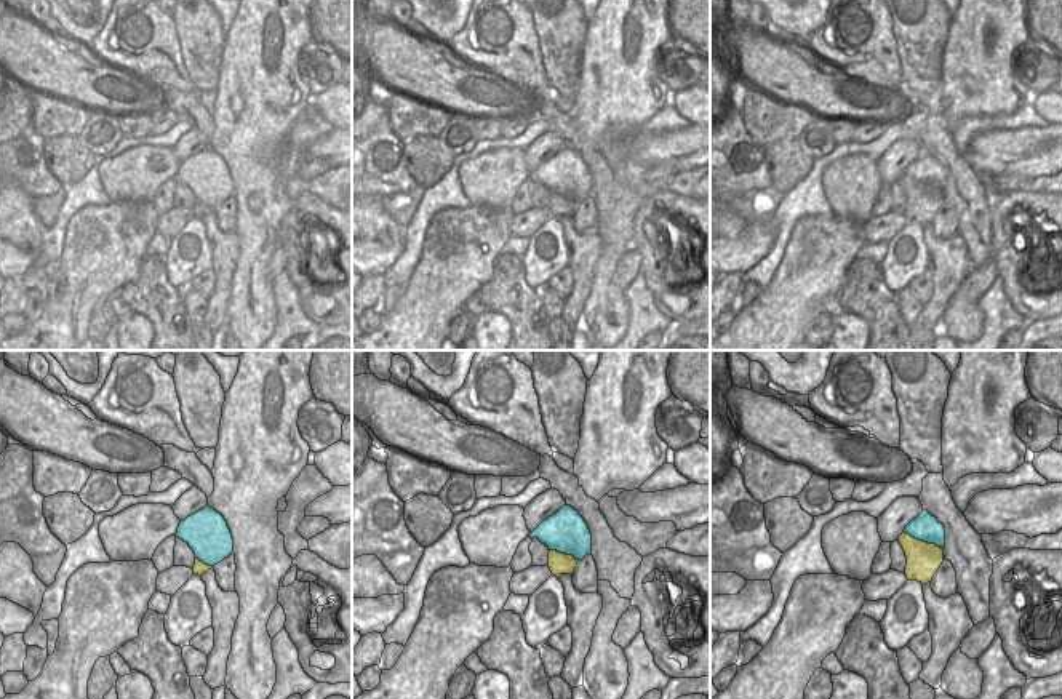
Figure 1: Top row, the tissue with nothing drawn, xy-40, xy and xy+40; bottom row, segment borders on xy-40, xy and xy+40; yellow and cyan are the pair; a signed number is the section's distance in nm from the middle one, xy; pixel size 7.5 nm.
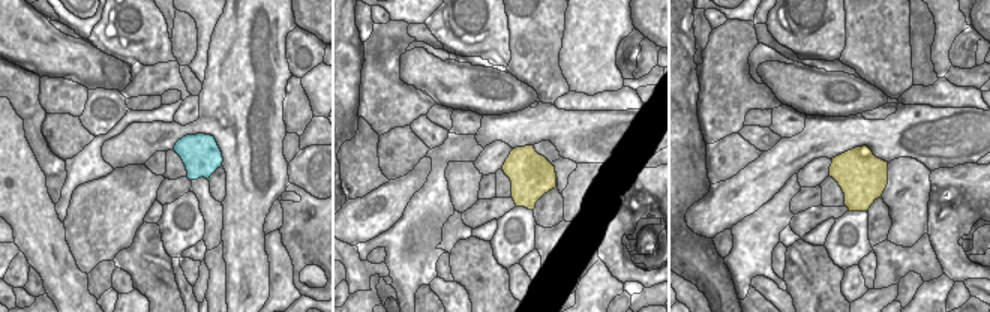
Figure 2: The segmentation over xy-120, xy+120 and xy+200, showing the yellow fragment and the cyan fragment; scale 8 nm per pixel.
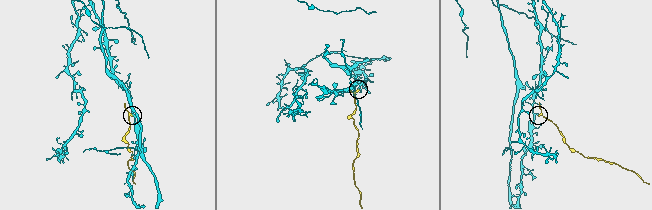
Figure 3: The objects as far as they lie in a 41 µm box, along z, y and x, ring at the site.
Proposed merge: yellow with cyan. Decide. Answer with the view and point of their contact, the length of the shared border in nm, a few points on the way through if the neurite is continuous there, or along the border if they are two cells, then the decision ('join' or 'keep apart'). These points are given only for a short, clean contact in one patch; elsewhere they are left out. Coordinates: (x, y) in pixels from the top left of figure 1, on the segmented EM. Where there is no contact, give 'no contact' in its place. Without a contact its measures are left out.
xy+40 (922, 541) | 320 nm | along xy+40 (904, 531), (918, 539), (934, 543), (942, 549) | keep apart

